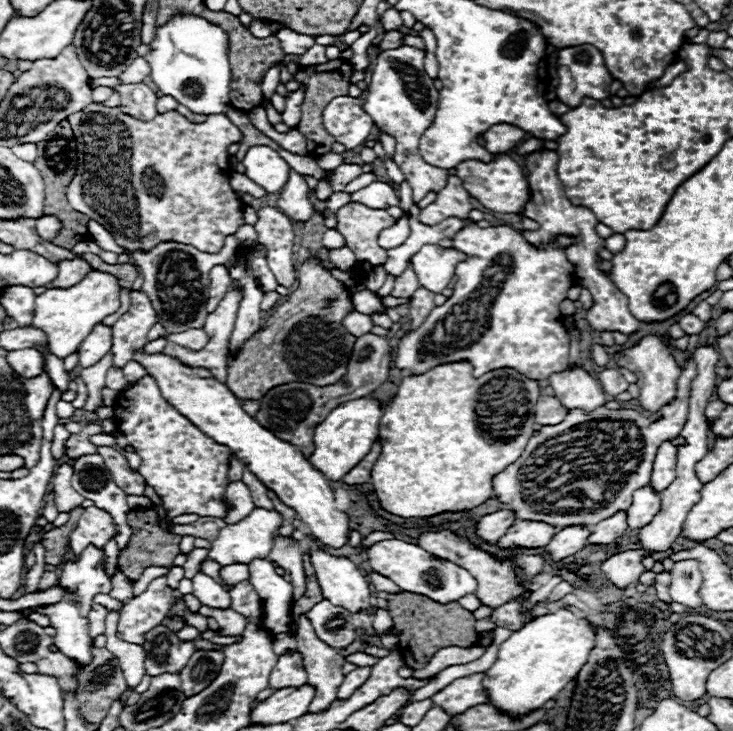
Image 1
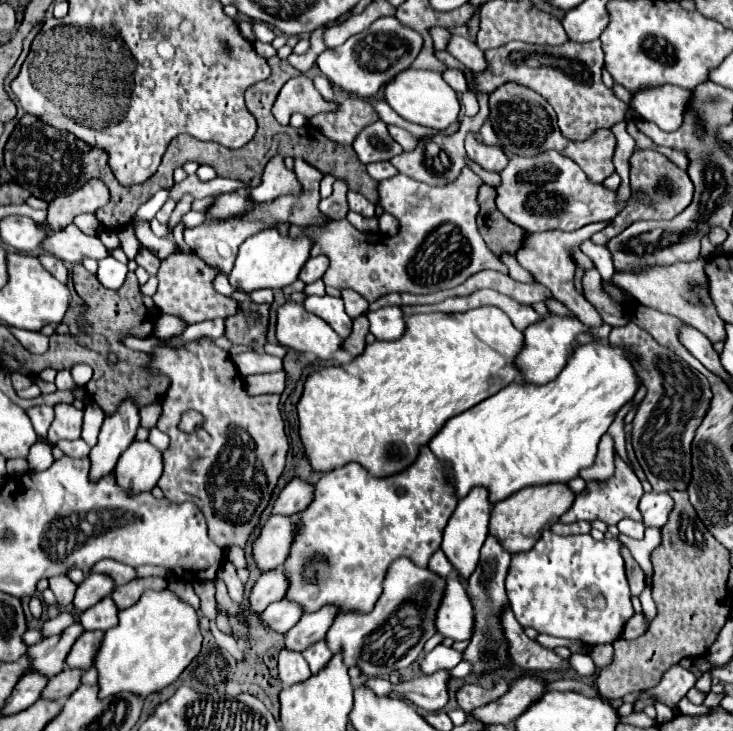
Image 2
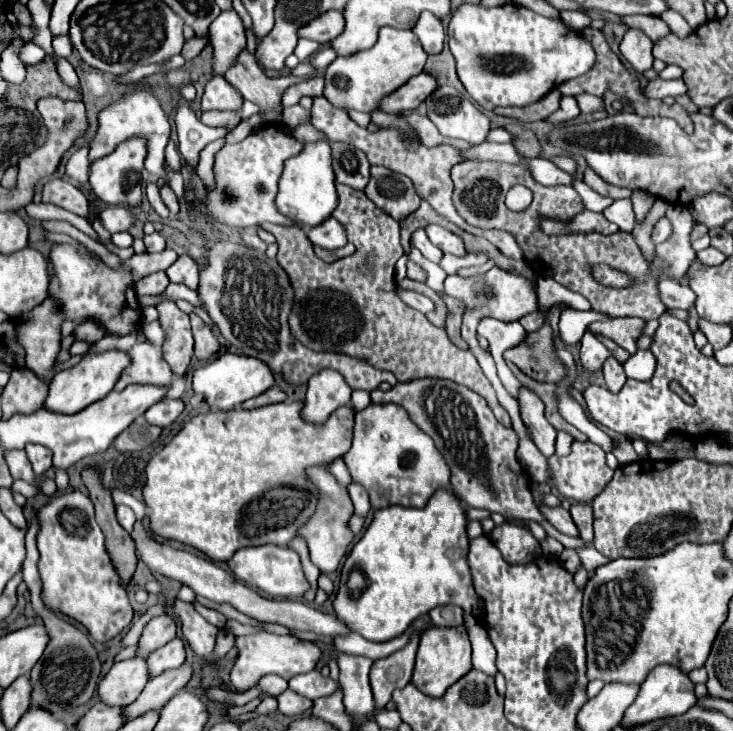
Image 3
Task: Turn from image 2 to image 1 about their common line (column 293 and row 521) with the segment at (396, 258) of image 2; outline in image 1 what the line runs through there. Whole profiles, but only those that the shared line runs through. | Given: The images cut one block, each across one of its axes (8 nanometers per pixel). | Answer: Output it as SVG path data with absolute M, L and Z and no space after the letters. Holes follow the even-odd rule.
M232 482L228 488L226 488L226 500L232 504L232 510L228 512L226 520L228 524L236 522L236 520L242 520L244 516L248 516L248 512L252 512L254 504L252 504L252 496L250 496L250 490L244 482Z

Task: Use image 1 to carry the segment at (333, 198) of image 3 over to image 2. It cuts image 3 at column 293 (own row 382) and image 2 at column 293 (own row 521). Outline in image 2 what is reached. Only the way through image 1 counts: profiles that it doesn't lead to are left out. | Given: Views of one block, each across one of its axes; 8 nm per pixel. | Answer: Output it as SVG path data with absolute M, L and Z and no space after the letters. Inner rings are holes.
M290 300L278 308L276 338L282 346L298 352L312 352L322 360L330 360L342 346L342 338L322 318Z

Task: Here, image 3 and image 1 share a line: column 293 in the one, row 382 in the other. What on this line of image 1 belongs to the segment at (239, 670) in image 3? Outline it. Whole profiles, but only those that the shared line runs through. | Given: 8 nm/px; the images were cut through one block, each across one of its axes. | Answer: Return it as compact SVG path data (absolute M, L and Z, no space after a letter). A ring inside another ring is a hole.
M646 334L642 336L634 346L620 348L614 352L614 362L622 364L624 368L632 370L638 378L638 388L640 388L640 406L648 412L655 413L662 406L666 405L676 397L678 376L680 376L680 366L676 364L674 356L668 352L668 348L660 342L658 336Z

